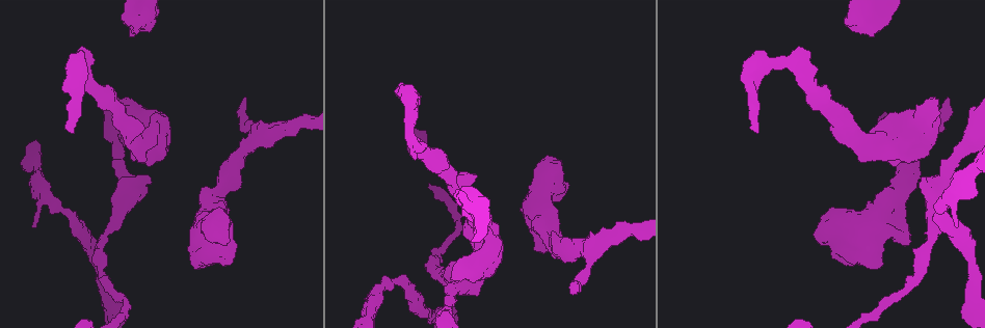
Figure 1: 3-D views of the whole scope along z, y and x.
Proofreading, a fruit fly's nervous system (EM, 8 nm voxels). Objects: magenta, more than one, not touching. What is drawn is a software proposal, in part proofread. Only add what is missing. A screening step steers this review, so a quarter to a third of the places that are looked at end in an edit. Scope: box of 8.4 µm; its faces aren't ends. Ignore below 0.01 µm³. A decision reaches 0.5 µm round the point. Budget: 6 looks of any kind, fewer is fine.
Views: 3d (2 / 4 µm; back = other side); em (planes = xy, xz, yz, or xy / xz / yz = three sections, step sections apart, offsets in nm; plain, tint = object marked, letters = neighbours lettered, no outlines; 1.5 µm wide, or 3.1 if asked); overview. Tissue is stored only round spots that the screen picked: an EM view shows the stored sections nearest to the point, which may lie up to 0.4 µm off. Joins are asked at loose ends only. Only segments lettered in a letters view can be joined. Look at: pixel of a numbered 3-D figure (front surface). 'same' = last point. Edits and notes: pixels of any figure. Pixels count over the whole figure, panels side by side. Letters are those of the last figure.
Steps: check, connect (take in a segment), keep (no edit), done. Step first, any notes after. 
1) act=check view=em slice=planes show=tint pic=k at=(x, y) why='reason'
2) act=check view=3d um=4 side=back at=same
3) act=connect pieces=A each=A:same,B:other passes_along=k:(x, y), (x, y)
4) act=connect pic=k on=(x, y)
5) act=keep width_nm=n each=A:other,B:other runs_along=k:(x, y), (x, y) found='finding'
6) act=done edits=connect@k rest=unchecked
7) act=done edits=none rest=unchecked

act=check view=em slice=yz step=8 show=letters pic=1 at=(957, 226) why='free end'

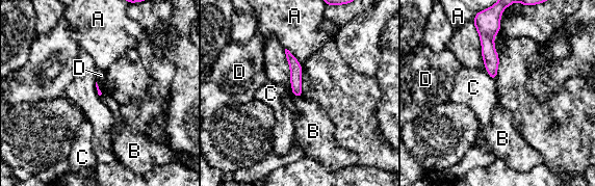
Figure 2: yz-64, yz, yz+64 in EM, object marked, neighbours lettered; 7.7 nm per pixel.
act=keep each=A:other,B:other,C:other,D:other runs_along=2:(488, 34), (488, 52), (493, 75) found='none of them fits'

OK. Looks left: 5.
act=check view=em slice=planes show=letters pic=1 at=(928, 153) why='branch stops here'

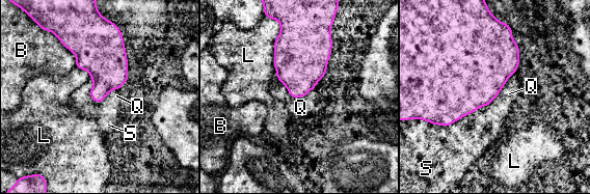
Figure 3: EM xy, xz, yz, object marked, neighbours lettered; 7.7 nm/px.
act=keep width_nm=240 each=B:other,L:other,Q:other,S:other border=3:(317, 84), (305, 94), (295, 99) found='none of them fits'

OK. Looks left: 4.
act=check view=em slice=xz step=8 show=letters pic=1 at=(578, 288)

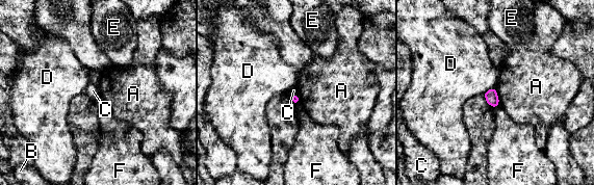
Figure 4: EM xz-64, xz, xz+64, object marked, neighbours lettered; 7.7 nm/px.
act=check view=em slice=planes show=letters at=same why='cut it another way'

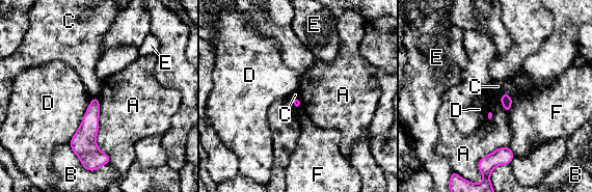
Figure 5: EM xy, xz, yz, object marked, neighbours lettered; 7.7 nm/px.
act=keep longest_contact=A:500nm each=A:other,B:other,C:other,D:other,E:other,F:other border=5:(92, 97), (98, 98) found='no lettered segment goes on from it'

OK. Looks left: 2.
act=done edits=none rest=unchecked

